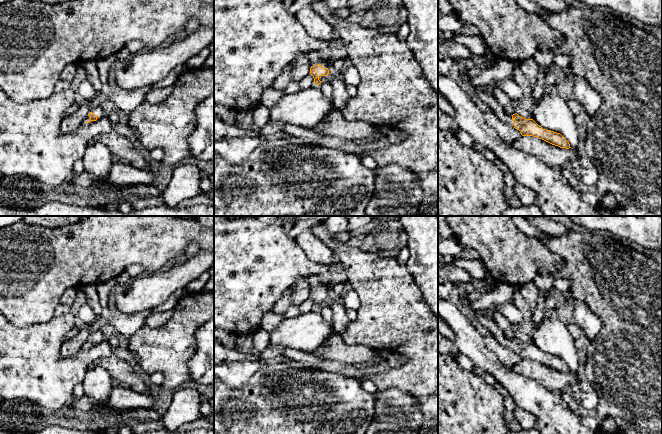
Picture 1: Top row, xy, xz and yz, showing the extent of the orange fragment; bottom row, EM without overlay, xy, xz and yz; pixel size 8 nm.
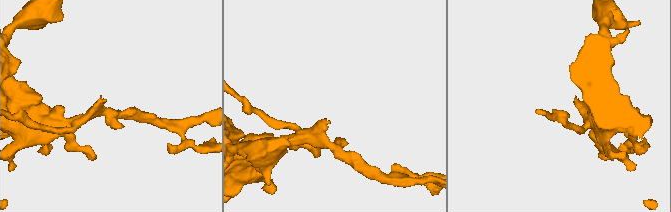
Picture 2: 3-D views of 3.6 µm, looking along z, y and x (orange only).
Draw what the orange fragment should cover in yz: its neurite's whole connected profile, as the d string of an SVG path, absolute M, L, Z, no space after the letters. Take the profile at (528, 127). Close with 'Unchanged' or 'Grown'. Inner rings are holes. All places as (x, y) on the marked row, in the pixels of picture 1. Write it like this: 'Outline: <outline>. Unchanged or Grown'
Outline: M474 85L473 88L479 98L487 104L489 110L504 122L511 123L515 129L520 131L522 136L533 136L560 148L571 148L569 142L560 133L543 129L533 119L525 119L517 113L512 116L508 115L496 100L493 91Z. Grown

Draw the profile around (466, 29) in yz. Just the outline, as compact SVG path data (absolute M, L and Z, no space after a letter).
M462 24L461 28L457 31L457 34L476 36L479 35L479 31L471 24Z

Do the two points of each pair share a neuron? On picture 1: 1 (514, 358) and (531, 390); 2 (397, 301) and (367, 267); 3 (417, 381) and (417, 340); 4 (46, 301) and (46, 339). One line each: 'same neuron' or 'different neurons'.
1: different neurons
2: same neuron
3: same neuron
4: different neurons

